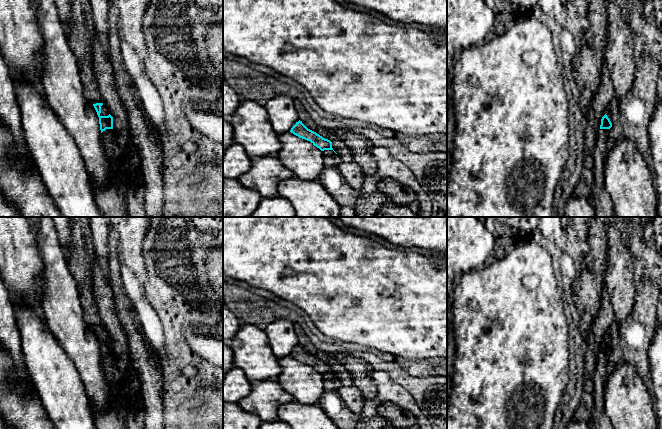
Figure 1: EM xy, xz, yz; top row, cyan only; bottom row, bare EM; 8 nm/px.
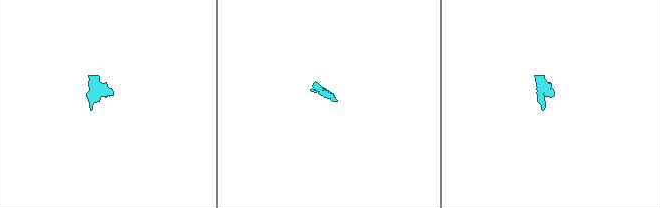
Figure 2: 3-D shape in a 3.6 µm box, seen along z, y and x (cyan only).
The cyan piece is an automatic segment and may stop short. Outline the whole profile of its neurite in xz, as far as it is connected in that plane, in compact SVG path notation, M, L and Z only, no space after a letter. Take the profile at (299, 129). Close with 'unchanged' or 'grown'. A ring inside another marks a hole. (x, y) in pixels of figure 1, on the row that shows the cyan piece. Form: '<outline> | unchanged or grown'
M299 120L296 122L290 132L299 138L310 141L314 146L319 148L324 153L324 164L326 167L337 167L341 163L342 158L333 150L332 142L308 129L302 121Z | grown

